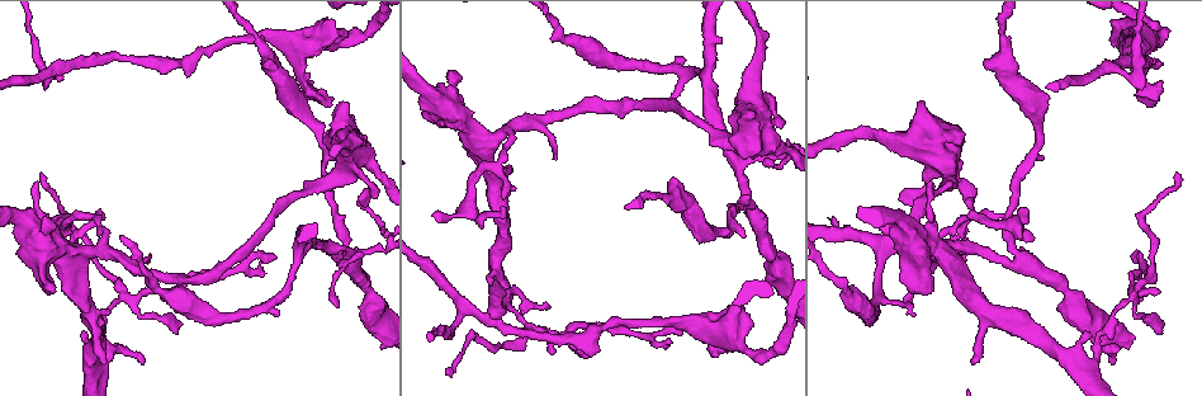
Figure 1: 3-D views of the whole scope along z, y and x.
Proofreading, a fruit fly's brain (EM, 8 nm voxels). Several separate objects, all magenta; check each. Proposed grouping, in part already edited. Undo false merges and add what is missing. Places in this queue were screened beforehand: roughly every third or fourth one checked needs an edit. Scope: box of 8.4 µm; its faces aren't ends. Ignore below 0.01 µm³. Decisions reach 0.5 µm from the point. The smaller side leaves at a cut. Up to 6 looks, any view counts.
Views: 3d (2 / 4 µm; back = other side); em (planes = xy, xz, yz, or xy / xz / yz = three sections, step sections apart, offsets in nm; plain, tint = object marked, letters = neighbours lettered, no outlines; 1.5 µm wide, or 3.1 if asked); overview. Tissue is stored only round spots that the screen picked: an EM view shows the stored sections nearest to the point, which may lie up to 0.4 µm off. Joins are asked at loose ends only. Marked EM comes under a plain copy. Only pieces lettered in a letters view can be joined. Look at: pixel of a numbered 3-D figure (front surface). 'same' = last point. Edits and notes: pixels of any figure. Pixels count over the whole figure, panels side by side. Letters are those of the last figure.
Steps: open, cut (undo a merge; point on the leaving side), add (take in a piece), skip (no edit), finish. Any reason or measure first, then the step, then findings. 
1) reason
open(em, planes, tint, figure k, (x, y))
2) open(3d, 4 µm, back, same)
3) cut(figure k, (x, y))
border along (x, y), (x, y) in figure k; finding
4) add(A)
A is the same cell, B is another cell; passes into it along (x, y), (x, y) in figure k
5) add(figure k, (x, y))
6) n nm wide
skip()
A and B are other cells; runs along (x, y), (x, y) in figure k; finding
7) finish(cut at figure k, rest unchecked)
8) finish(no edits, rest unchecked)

open(3d, 2 µm, figure 1, (104, 363))

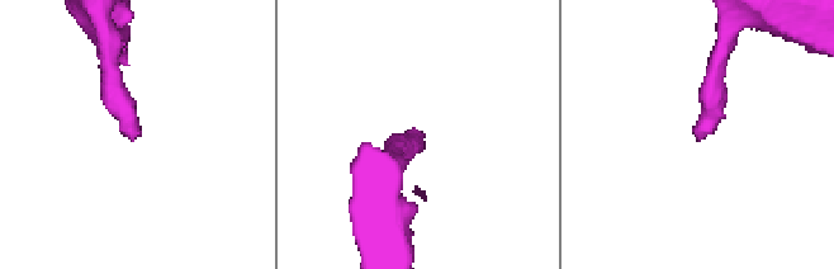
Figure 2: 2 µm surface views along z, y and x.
open(em, planes, letters, figure 2, (695, 133))

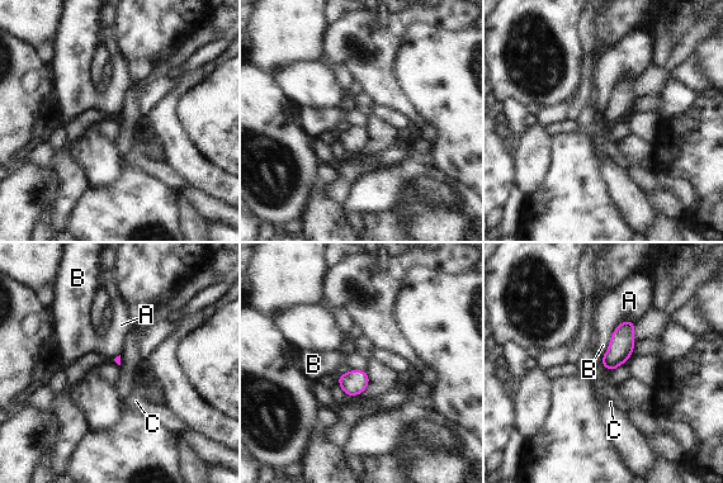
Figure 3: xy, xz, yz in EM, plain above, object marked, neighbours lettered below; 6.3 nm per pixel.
skip()
A, B and C are other cells; border along (612, 336), (608, 350), (601, 358) in figure 3; none of them fits

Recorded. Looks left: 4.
thin end
open(3d, 2 µm, figure 1, (963, 254))

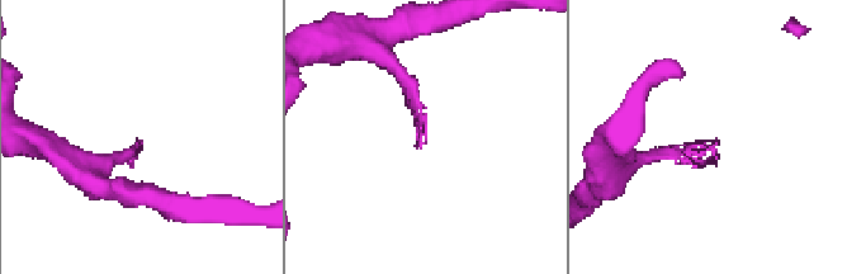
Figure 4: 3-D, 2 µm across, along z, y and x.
shape alone is not enough
open(em, planes, letters, figure 4, (718, 143))

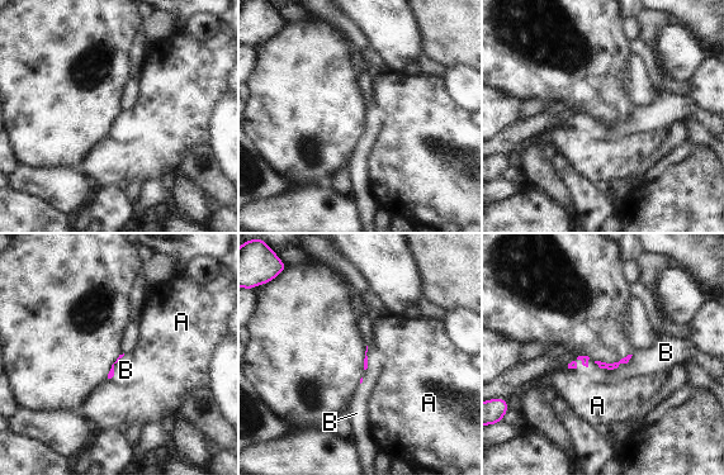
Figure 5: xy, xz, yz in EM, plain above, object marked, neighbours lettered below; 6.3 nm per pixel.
add(figure 5, (644, 361))
B is the same cell, A is another cell; passes into it along (602, 365), (614, 369), (644, 361) in figure 5; the neuron continues

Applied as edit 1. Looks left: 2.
tapers out
open(em, planes, letters, figure 1, (912, 314))

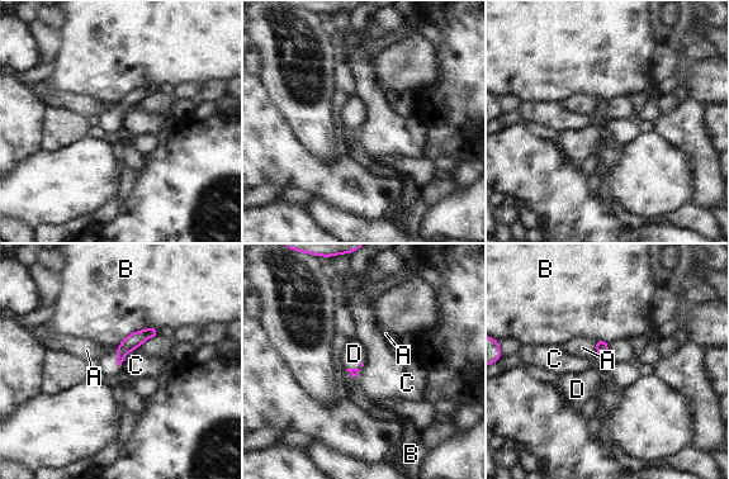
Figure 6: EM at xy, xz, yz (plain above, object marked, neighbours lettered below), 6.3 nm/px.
add(figure 6, (108, 365))
D is the same cell, A, B and C are other cells; passes into it along (131, 342), (117, 359), (108, 365) in figure 6; the neuron continues

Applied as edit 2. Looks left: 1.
finish(add at figure 5, add at figure 6, rest unchecked)

